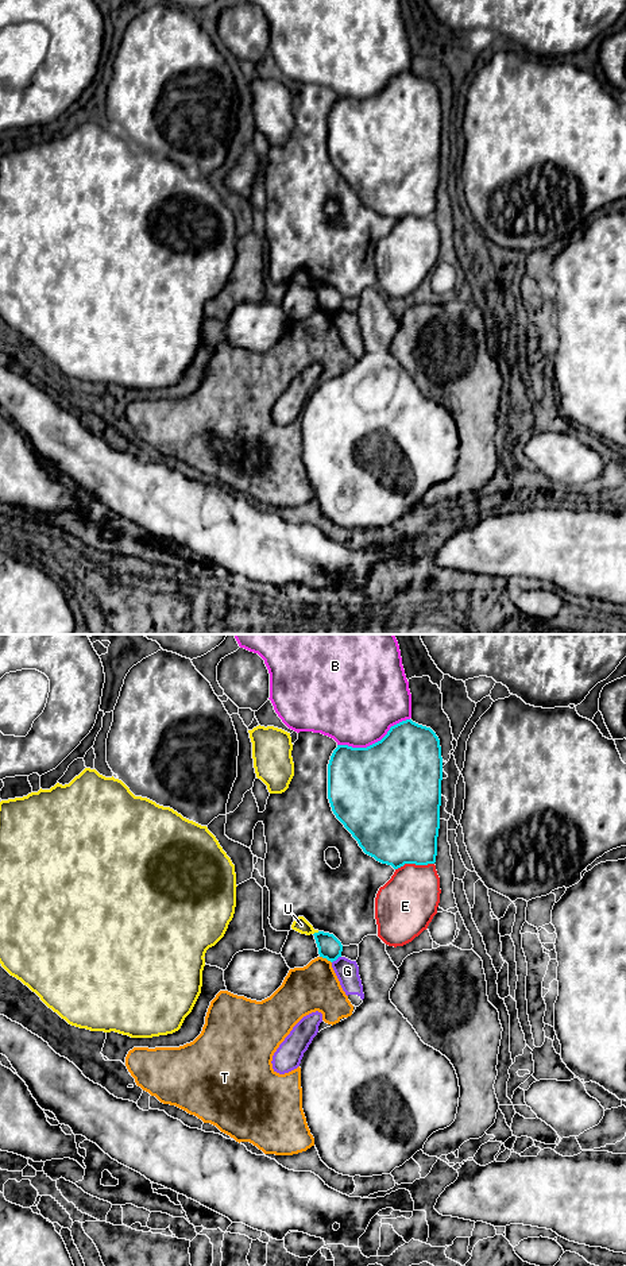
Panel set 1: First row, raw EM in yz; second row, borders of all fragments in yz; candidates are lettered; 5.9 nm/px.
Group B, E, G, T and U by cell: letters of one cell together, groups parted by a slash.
B / E / G / T / U

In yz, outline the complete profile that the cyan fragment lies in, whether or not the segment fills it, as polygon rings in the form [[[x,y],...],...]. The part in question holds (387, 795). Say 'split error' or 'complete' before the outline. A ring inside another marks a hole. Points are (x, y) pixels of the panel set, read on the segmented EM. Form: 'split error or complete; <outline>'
complete; [[[411,719],[390,727],[387,734],[367,748],[337,745],[328,764],[328,799],[336,818],[358,841],[363,852],[394,869],[405,864],[436,862],[440,829],[443,757],[440,740],[426,726]]]

